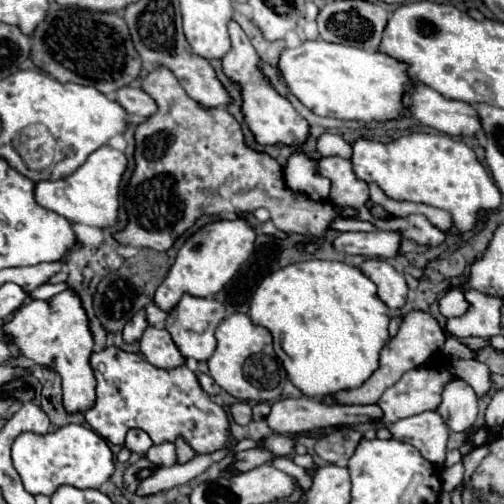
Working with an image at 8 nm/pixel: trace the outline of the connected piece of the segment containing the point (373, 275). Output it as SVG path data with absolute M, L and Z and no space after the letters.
M370 258L360 264L360 270L376 284L378 296L388 308L396 310L406 304L408 286L406 286L404 276L398 270L394 270L394 266L390 266L384 260Z

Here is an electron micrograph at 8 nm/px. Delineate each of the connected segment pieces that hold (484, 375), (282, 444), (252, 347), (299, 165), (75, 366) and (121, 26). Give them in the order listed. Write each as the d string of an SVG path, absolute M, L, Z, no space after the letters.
M450 360L448 364L450 372L456 372L458 378L466 380L474 392L478 394L478 398L486 396L488 390L492 388L492 378L490 378L490 368L478 360Z
M274 434L274 436L268 436L264 446L274 452L276 456L286 456L292 448L294 448L294 440L290 440L288 436L280 436L280 434Z
M234 312L232 316L224 318L222 324L216 328L216 340L218 340L218 348L208 360L208 368L210 368L210 376L222 390L226 390L238 400L256 400L256 402L272 402L282 394L282 382L274 382L272 388L268 388L268 384L254 386L252 382L248 382L248 376L244 372L248 358L254 354L266 354L276 360L276 354L272 348L272 336L266 328L254 326L246 314Z
M296 150L288 156L284 168L284 182L296 194L304 194L312 200L328 200L328 178L318 174L318 160L302 150Z
M66 290L66 292L60 292L56 296L52 296L50 300L30 300L26 302L24 306L20 306L14 316L10 320L6 320L2 324L2 334L10 338L10 346L18 352L22 352L26 358L32 358L36 364L44 366L44 368L52 368L60 374L62 378L62 390L64 390L64 408L68 412L76 412L76 410L88 410L92 404L94 404L94 386L96 386L96 380L94 380L94 374L92 374L92 368L90 368L90 354L92 354L92 346L94 346L94 340L92 340L92 332L90 332L90 322L88 322L88 316L86 316L86 310L82 306L82 300L78 296L76 290Z
M62 8L46 14L46 18L32 32L30 60L58 82L92 86L102 94L110 94L122 86L132 84L138 78L142 66L128 26L120 14L80 8Z

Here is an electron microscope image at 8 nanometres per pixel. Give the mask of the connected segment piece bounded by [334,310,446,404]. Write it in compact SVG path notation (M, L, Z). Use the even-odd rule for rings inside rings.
M410 310L404 316L404 320L402 320L402 324L398 328L398 334L382 348L382 352L380 352L380 368L360 388L338 392L334 396L334 400L340 402L340 404L376 404L380 400L380 396L384 394L384 390L394 386L402 378L404 372L412 370L412 368L418 368L418 366L430 362L432 358L436 358L436 354L444 346L444 340L446 340L444 330L430 312Z

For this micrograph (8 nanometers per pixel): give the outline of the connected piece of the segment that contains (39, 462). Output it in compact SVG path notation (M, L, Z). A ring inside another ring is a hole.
M66 424L48 434L20 434L12 444L12 462L30 494L52 496L60 486L68 484L80 490L100 488L114 472L114 456L104 438L94 430L78 424Z

